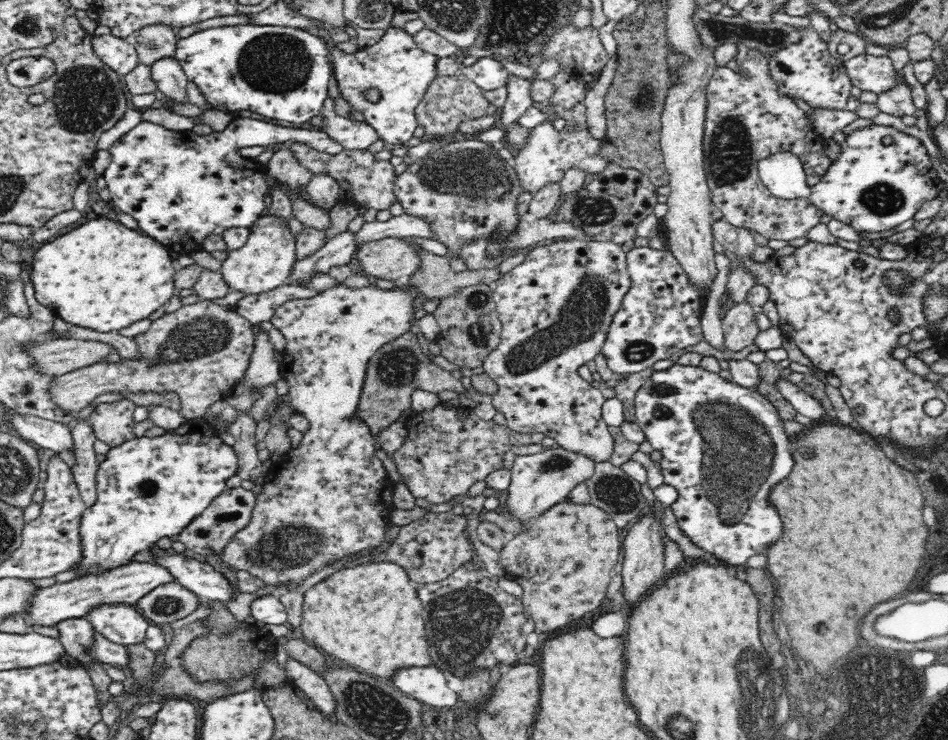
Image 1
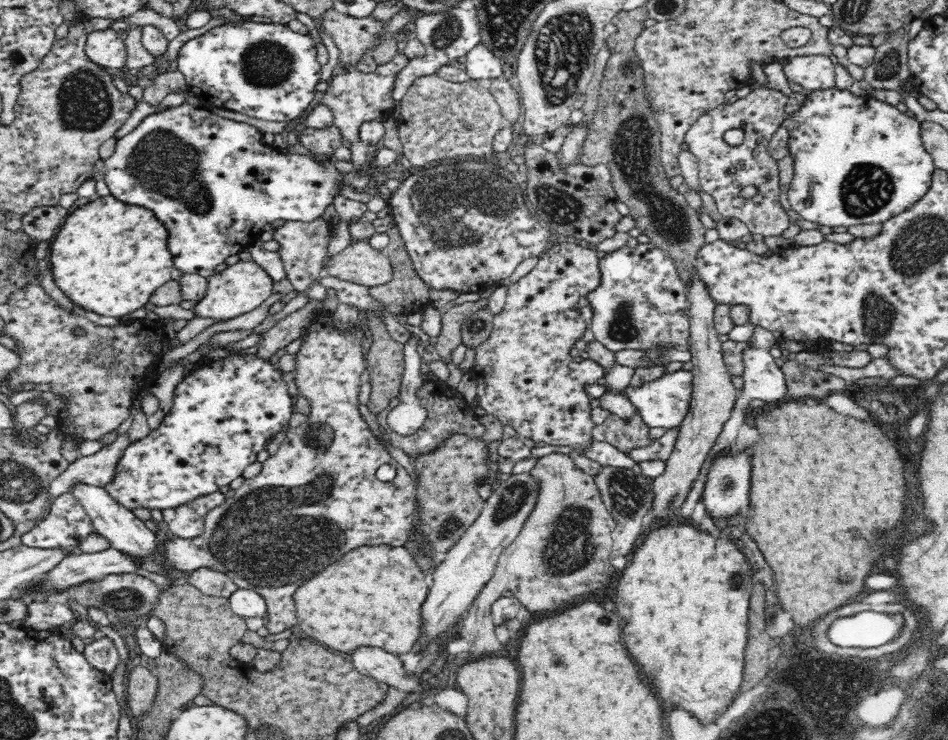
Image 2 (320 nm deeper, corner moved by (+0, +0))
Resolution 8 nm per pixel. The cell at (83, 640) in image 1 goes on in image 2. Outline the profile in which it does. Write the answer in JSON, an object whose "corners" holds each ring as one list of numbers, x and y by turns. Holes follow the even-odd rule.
{"corners":[[45,600,26,602,26,616,22,622,36,630,62,629,62,624,74,622,77,615,67,604,50,604]]}

